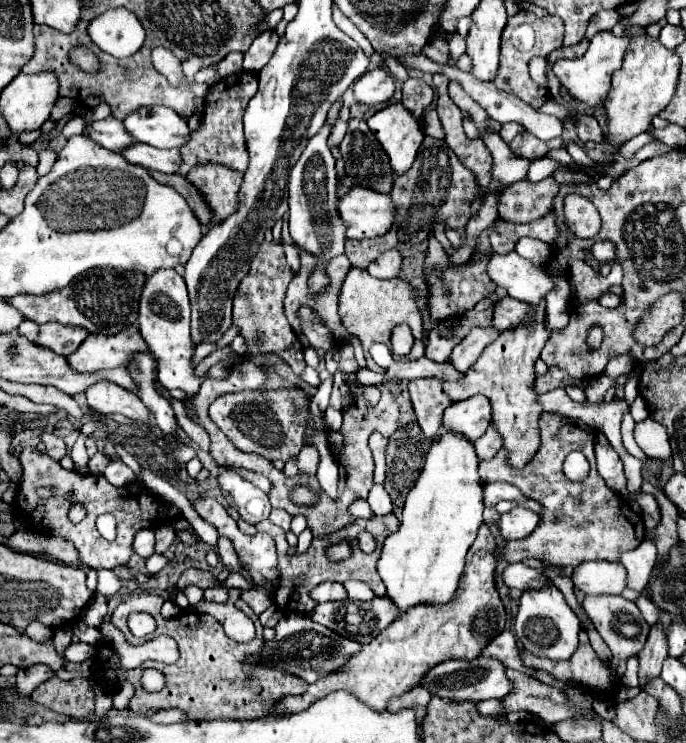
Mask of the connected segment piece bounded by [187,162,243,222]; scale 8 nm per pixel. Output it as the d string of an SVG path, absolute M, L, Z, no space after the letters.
M205 162L193 166L187 178L201 190L211 210L215 212L213 222L223 220L223 216L229 216L237 208L237 192L239 184L243 182L241 172L217 162Z

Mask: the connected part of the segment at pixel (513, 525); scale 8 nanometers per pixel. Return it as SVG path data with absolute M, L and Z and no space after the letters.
M513 508L511 512L501 514L499 518L499 534L505 540L519 540L529 536L539 522L539 516L527 508Z

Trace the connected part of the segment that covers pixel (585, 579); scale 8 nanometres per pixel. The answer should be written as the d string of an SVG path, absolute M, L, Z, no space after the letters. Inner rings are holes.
M583 562L573 572L573 584L583 594L621 594L627 570L619 562Z

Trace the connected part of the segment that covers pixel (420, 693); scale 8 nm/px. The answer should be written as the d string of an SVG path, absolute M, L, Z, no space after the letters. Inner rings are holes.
M415 686L411 692L407 692L407 704L389 704L387 710L389 712L399 712L399 710L413 710L417 714L417 722L423 724L425 712L427 712L427 704L431 700L431 694L425 688Z

